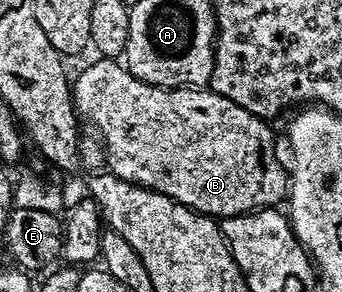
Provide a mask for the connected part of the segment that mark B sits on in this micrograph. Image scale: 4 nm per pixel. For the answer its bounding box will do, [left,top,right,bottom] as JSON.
[72,57,289,220]

